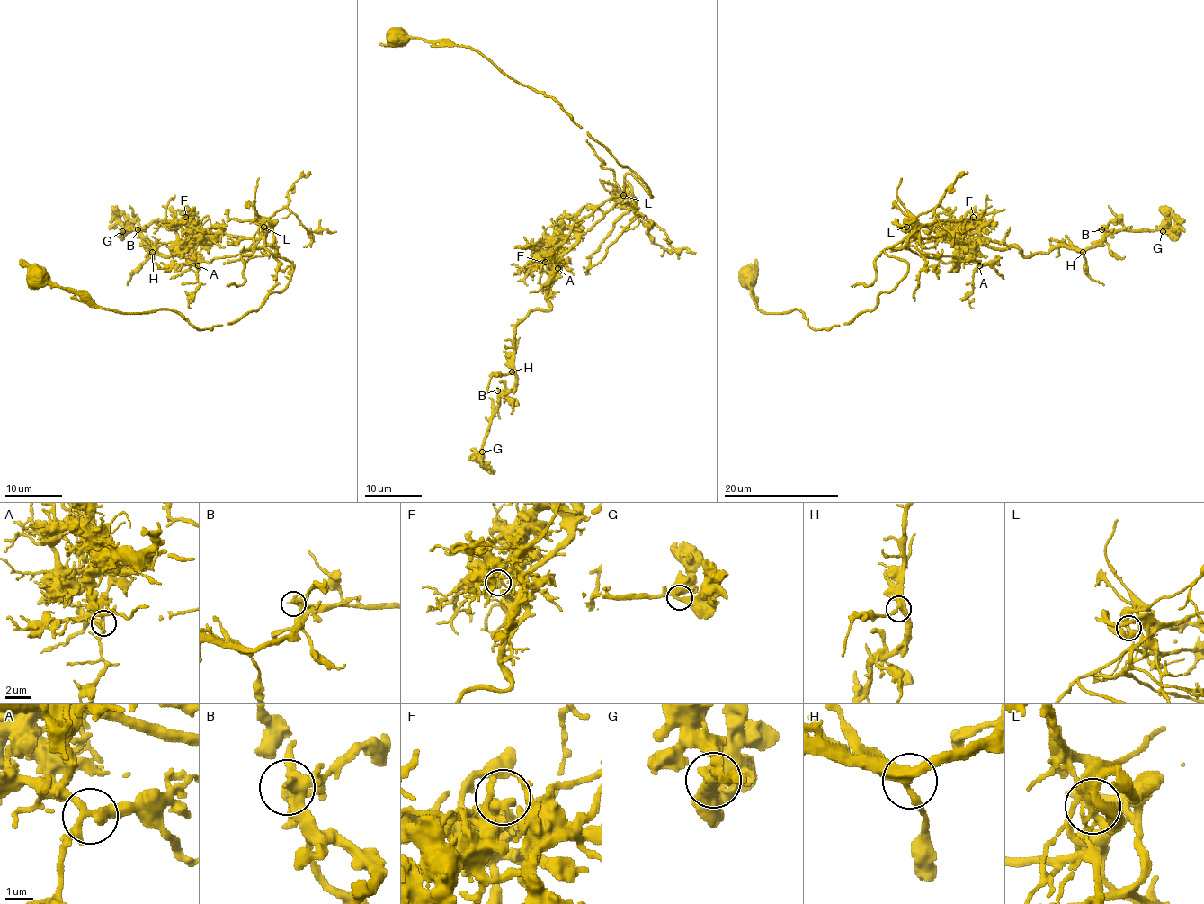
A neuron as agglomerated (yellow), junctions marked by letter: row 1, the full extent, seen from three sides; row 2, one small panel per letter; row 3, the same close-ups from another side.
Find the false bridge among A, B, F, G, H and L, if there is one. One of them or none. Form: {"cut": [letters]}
{"cut": ["L"]}

